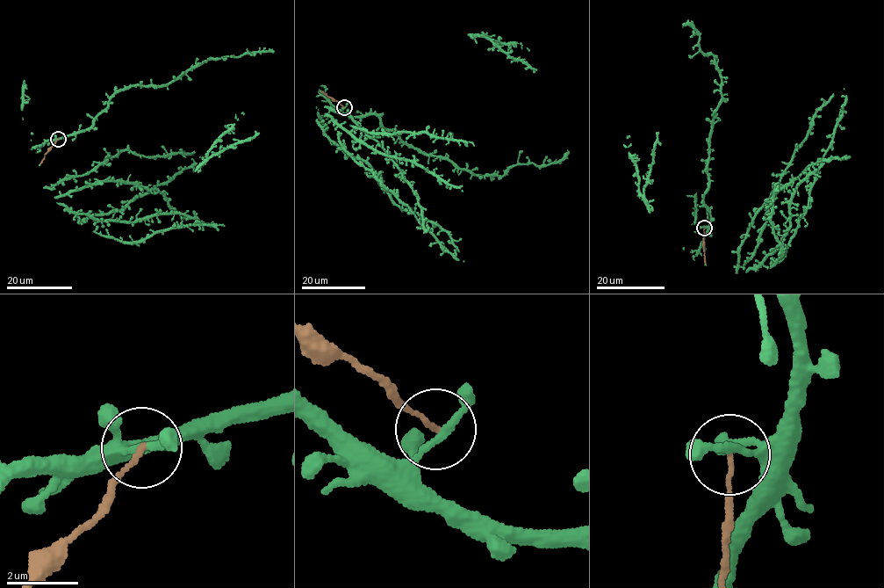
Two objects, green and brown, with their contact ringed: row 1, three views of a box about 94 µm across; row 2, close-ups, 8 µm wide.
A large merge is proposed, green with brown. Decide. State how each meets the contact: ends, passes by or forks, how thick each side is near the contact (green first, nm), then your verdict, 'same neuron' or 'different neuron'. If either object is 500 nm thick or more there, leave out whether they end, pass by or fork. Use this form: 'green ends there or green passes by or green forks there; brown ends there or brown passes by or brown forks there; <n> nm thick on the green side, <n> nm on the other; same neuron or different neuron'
green passes by; brown ends there; 180 nm thick on the green side, 120 nm on the other; same neuron

